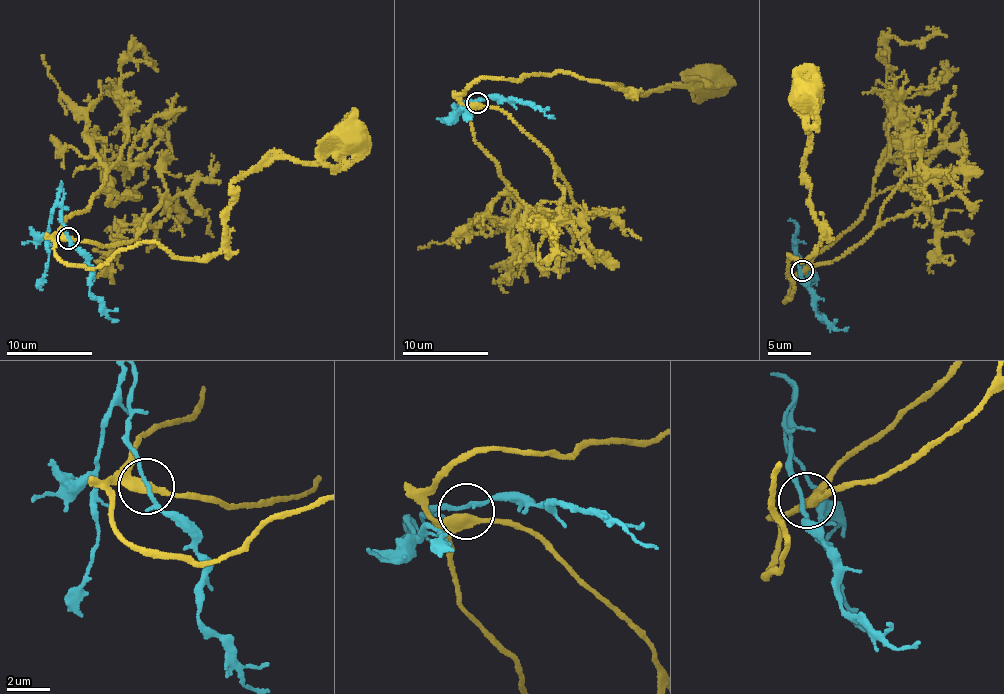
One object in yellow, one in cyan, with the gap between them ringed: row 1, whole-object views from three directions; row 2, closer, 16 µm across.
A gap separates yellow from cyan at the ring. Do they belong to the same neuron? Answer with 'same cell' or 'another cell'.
same cell

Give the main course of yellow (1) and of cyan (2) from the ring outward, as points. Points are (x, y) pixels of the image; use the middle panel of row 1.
1: (477, 104), (464, 105), (466, 89), (524, 75), (565, 72), (645, 94), (702, 93), (714, 80)
2: (477, 102), (456, 105), (456, 113), (462, 107), (471, 119)

